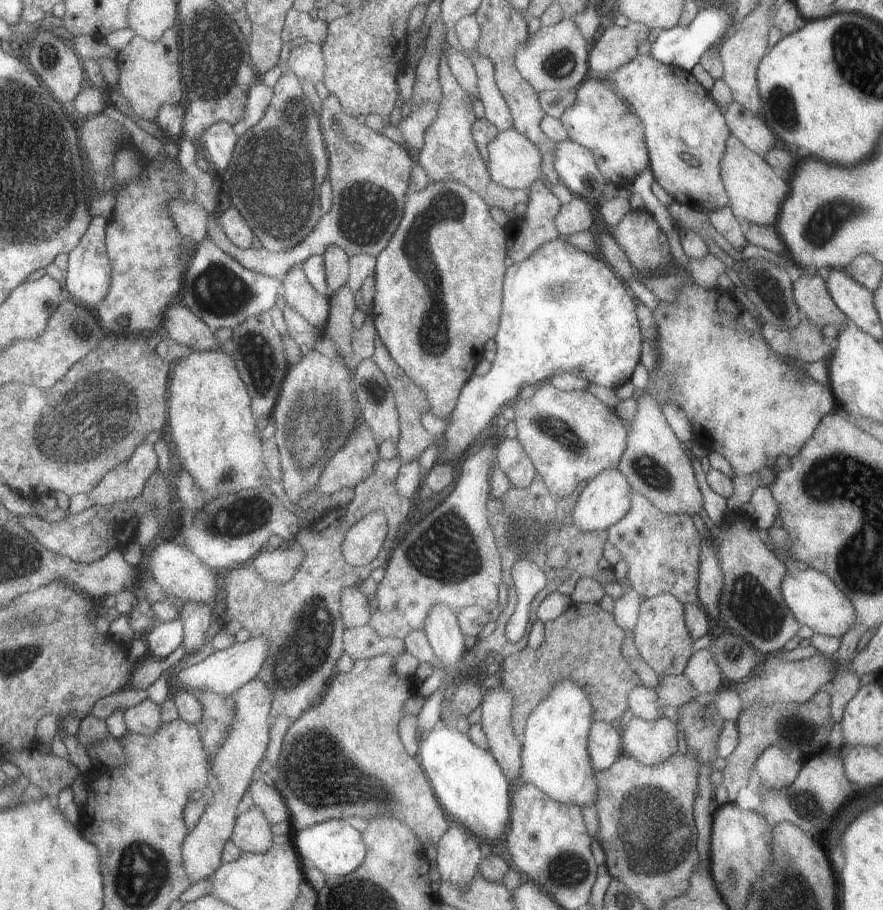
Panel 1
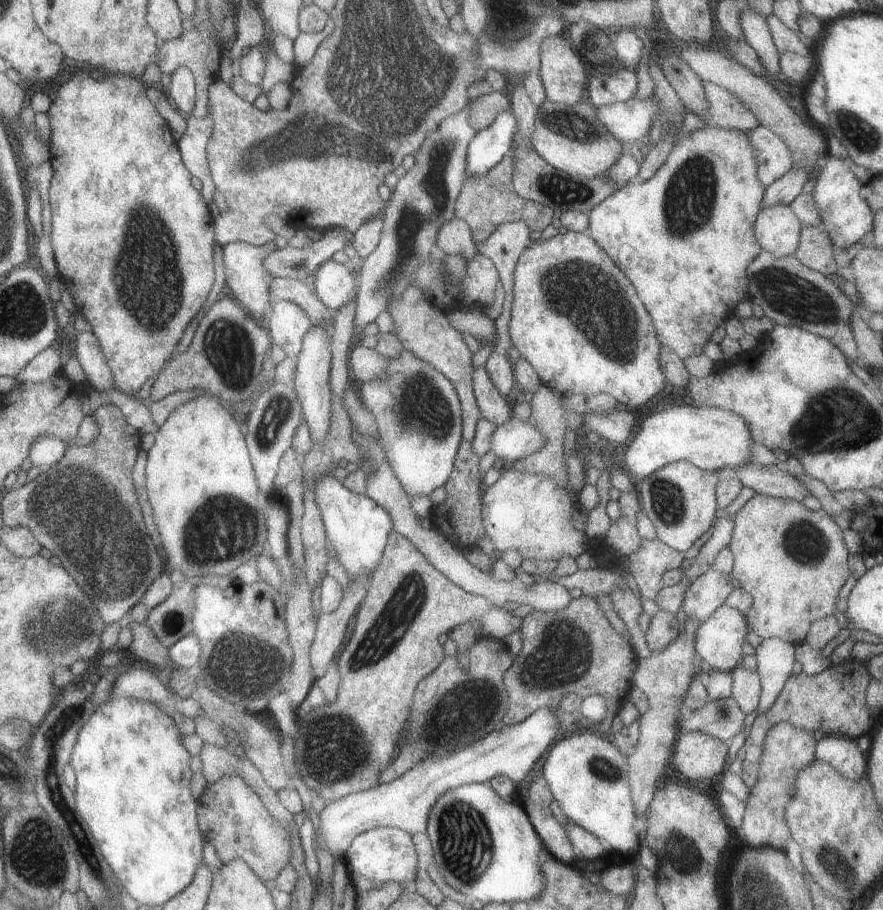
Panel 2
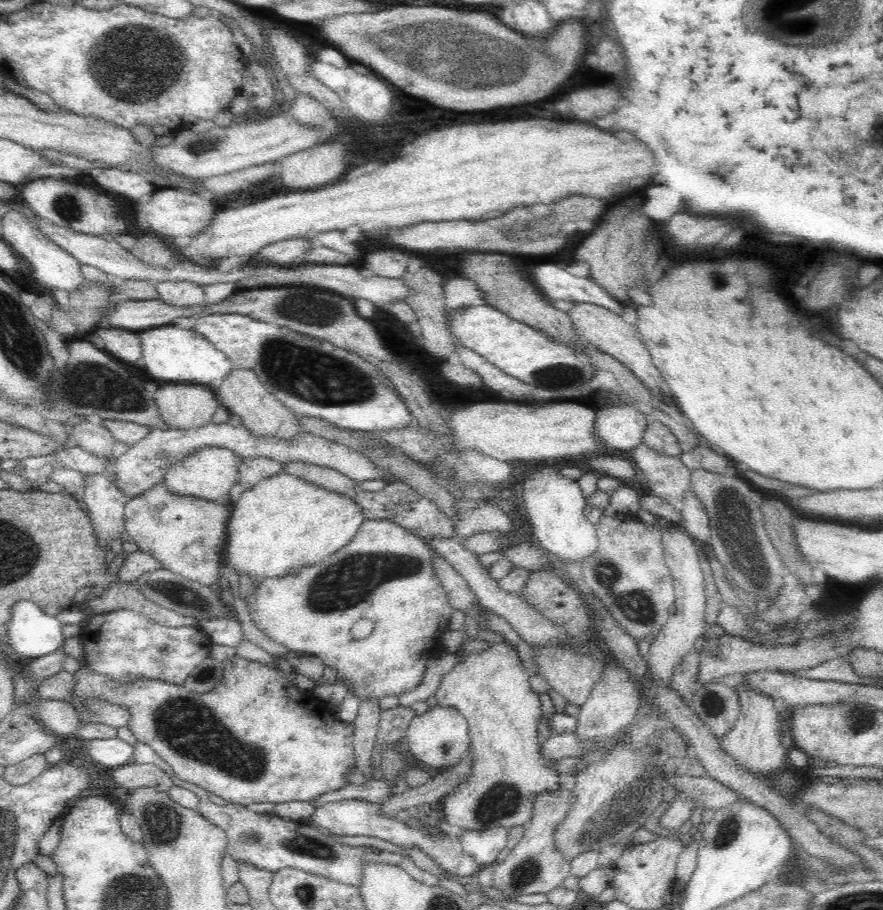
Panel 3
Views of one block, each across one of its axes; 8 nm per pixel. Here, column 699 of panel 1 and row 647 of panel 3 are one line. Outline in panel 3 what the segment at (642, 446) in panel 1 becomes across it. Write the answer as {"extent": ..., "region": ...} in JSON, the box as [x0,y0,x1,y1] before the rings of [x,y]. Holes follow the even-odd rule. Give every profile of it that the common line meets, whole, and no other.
{"extent":[432,642,560,834],"region":[[[494,642],[492,648],[488,648],[488,650],[480,652],[480,654],[470,654],[468,660],[466,660],[464,664],[456,664],[456,666],[452,668],[452,672],[444,678],[440,690],[434,694],[434,700],[432,700],[434,704],[448,706],[448,708],[456,708],[456,710],[466,718],[466,722],[468,722],[468,736],[470,736],[470,750],[468,750],[468,752],[474,756],[474,758],[472,758],[472,760],[474,760],[474,766],[472,766],[474,776],[472,776],[470,782],[460,784],[450,796],[446,796],[446,798],[440,802],[440,808],[442,808],[442,812],[444,812],[444,824],[446,824],[446,826],[454,826],[454,830],[460,832],[460,834],[462,834],[462,832],[482,832],[482,830],[498,828],[498,826],[504,828],[504,830],[522,826],[522,824],[526,824],[528,820],[532,820],[532,802],[534,802],[534,794],[540,794],[540,792],[546,792],[546,790],[556,790],[556,788],[560,786],[560,774],[556,774],[556,768],[554,768],[552,760],[546,760],[546,758],[540,754],[540,740],[538,740],[538,734],[536,734],[536,724],[538,724],[538,720],[540,720],[540,716],[542,716],[542,704],[540,704],[538,694],[530,688],[528,678],[530,678],[530,672],[522,666],[518,650],[516,650],[510,642]]]}

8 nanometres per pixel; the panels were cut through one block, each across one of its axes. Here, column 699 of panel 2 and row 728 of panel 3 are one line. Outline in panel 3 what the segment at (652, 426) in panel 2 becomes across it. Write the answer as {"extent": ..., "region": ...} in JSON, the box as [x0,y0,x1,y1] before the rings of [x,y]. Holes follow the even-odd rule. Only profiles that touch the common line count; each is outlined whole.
{"extent":[404,702,470,768],"region":[[[434,702],[430,706],[430,712],[426,712],[424,716],[416,716],[412,720],[412,724],[408,726],[404,742],[408,744],[412,756],[430,768],[456,766],[462,762],[464,756],[470,754],[468,752],[470,750],[470,736],[468,736],[466,718],[456,708],[440,706]]]}

